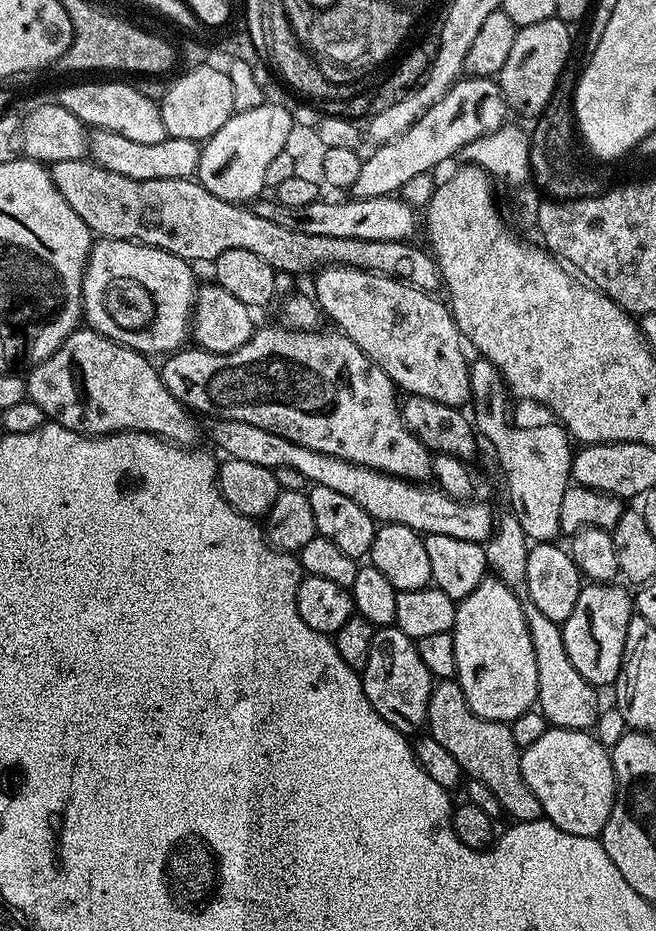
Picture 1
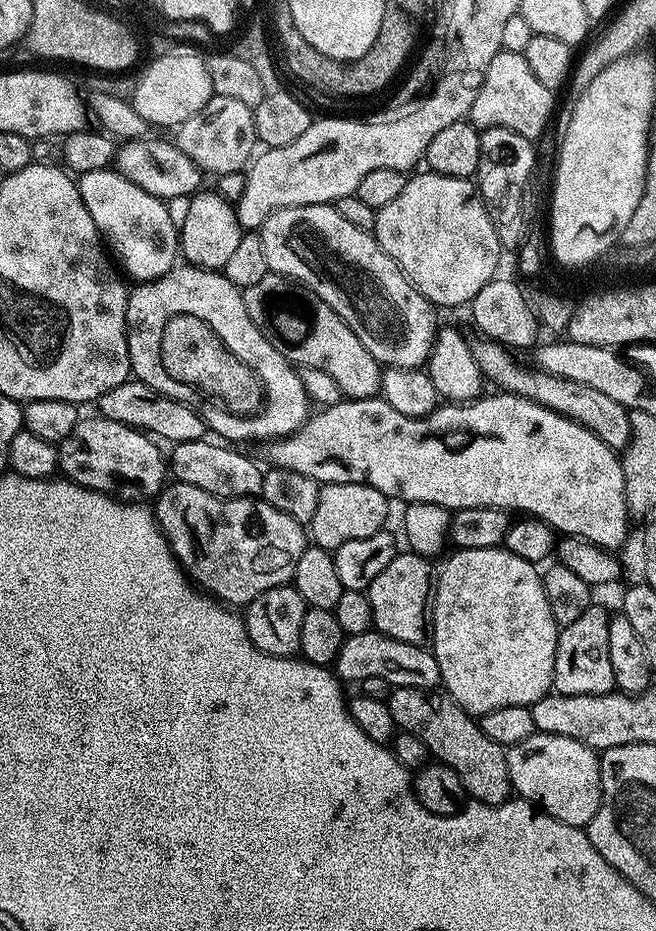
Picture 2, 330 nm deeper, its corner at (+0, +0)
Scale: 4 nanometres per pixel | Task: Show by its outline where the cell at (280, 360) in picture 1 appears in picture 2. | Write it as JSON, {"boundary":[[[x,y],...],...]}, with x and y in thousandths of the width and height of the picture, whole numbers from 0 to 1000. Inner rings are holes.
{"boundary":[[[206,406],[174,415],[174,419],[162,419],[162,423],[151,427],[149,437],[151,446],[174,453],[186,453],[200,460],[210,460],[245,474],[258,473],[258,478],[262,479],[291,473],[308,473],[314,468],[314,456],[297,438],[236,421],[229,414]]]}

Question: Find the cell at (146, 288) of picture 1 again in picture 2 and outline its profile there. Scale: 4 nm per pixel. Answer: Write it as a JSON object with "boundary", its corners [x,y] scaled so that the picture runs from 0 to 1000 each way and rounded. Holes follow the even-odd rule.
{"boundary":[[[270,286],[247,299],[206,308],[195,315],[192,333],[206,407],[297,438],[341,475],[413,475],[468,455],[473,431],[456,398],[381,346],[370,313],[334,291]]]}

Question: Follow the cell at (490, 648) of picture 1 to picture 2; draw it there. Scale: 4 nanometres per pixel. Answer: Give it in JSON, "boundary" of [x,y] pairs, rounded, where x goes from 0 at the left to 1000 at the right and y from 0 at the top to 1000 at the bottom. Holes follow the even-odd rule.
{"boundary":[[[767,586],[735,591],[704,589],[688,595],[663,620],[662,648],[655,653],[655,698],[665,704],[675,742],[726,771],[747,763],[765,763],[765,758],[809,758],[837,747],[841,739],[851,682],[819,607],[790,599],[790,595]]]}

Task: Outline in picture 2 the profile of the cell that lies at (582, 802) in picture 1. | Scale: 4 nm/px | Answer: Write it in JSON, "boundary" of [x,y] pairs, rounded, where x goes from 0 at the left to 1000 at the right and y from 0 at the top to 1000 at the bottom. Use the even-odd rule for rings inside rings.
{"boundary":[[[817,786],[802,797],[790,797],[773,805],[774,826],[782,852],[791,858],[817,865],[823,871],[838,874],[851,883],[863,883],[863,887],[895,890],[896,885],[912,874],[915,865],[915,813],[887,797],[875,797],[875,793],[857,793],[851,788]]]}

